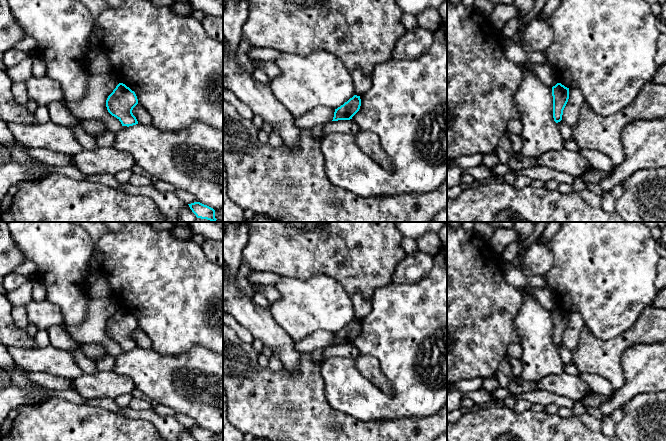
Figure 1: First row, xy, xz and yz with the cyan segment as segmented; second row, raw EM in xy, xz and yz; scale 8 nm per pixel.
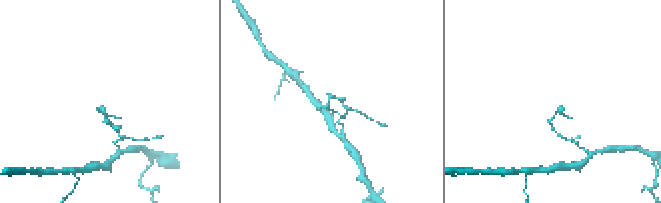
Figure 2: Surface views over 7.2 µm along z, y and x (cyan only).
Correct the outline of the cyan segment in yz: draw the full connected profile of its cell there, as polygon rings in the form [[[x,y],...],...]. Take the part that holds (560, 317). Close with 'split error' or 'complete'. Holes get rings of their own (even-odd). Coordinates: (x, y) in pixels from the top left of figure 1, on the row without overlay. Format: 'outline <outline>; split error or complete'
outline [[[561,307],[552,311],[553,320],[553,342],[556,347],[562,344],[563,334],[569,323],[569,312]]]; complete

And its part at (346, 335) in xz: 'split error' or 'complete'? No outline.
complete

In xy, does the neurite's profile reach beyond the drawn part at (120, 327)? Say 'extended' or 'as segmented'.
as segmented

